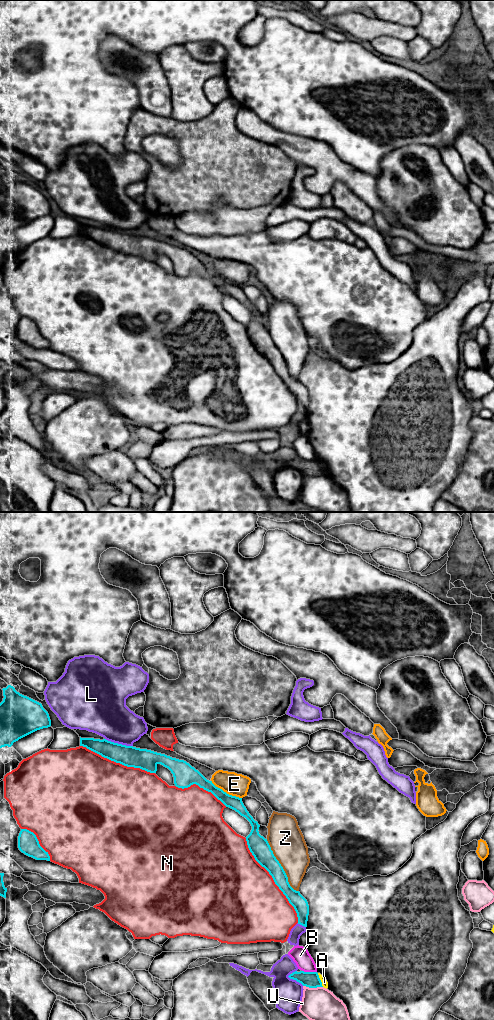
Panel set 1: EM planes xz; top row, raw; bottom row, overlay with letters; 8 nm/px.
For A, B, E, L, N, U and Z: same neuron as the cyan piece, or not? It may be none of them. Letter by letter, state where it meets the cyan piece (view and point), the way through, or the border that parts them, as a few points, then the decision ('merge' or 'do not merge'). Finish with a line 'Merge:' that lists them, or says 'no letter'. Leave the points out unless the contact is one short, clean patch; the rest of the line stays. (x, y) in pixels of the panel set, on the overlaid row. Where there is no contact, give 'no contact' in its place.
A: contact xz (320, 980); border xz (317, 973), (323, 986); do not merge
B: contact xz (309, 972); do not merge
E: contact xz (225, 792); way xz (233, 802), (225, 792), (234, 784); merge
L: contact xz (119, 744); do not merge
N: contact xz (273, 879); do not merge
U: contact xz (313, 987); do not merge
Z: contact xz (281, 866); do not merge
Merge: E

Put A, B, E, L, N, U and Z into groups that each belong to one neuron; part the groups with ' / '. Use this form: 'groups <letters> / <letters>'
groups A / B / E / L / N / U / Z

